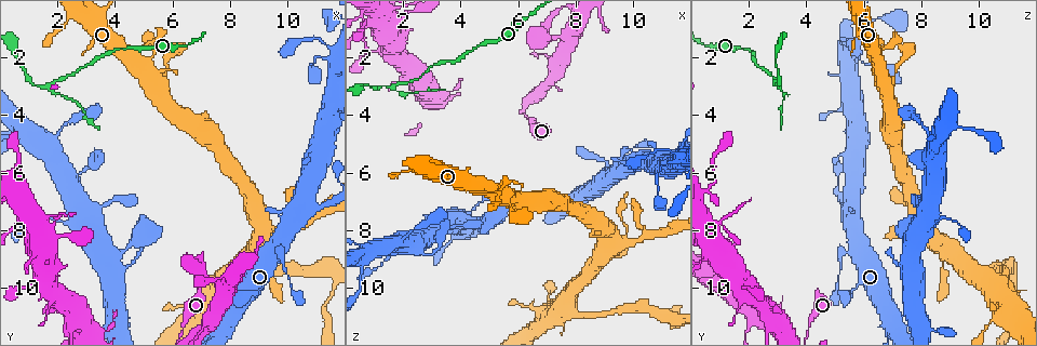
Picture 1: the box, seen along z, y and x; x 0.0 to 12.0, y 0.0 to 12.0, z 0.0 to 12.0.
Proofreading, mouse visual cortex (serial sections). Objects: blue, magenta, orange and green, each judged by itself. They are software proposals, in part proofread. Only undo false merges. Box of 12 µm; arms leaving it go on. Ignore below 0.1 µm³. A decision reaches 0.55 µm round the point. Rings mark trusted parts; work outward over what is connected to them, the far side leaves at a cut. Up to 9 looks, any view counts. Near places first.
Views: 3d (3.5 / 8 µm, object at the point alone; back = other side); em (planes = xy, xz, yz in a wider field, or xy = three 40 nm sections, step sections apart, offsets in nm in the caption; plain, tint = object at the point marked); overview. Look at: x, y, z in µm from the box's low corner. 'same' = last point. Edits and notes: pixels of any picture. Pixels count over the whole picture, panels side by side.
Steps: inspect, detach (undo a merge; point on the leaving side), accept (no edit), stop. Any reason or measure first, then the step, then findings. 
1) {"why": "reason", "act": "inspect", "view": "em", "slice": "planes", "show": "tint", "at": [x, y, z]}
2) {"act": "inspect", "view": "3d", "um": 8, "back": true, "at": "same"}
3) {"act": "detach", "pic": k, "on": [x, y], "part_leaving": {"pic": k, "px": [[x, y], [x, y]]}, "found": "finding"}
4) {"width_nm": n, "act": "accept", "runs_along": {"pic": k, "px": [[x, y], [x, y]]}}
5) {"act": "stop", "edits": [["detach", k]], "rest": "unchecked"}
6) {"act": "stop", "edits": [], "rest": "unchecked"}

{"why": "sudden change in width", "act": "inspect", "view": "3d", "um": 3.5, "back": true, "at": [11.3, 2.1, 5.6]}

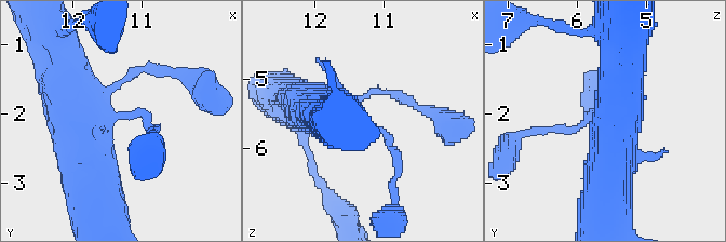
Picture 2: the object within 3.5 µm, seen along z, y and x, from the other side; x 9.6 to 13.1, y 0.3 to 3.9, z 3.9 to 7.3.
{"arm_widths_nm": [150, 700], "why": "shape alone is not enough", "act": "inspect", "view": "em", "slice": "xy", "step": 3, "show": "tint", "at": "same"}

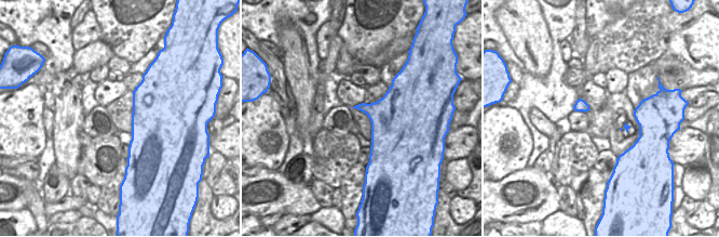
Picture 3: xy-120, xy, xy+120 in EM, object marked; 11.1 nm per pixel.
{"act": "accept", "runs_along": {"pic": 2, "px": [[325, 111], [379, 130], [395, 169]]}, "found": "all the same cell"}

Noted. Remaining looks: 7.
{"why": "small branch off a trunk", "act": "inspect", "view": "3d", "um": 3.5, "at": [5.7, 2.8, 7.0]}

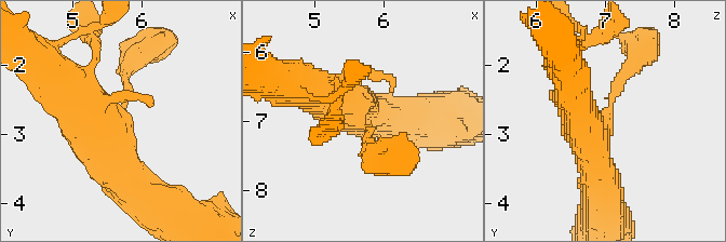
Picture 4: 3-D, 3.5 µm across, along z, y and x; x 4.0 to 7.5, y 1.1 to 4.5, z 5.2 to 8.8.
{"act": "inspect", "view": "em", "slice": "planes", "show": "plain", "at": [5.60, 2.75, 6.90]}

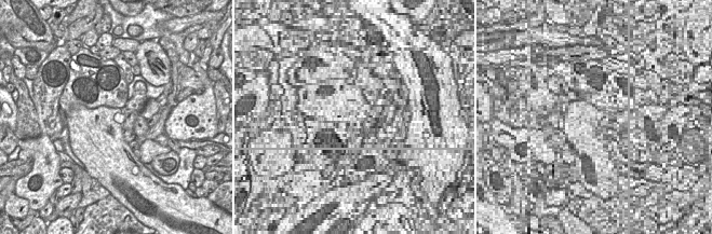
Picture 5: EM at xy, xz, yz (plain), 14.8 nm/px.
{"why": "with the object marked", "act": "inspect", "view": "em", "slice": "planes", "show": "tint", "at": "same"}

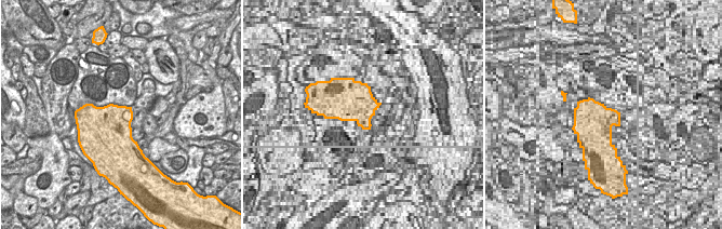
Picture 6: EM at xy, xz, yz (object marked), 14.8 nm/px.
{"act": "accept", "runs_along": {"pic": 4, "px": [[46, 75], [133, 187]]}, "found": "continuous, no second cell"}

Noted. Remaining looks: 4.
{"why": "narrows sharply", "act": "inspect", "view": "3d", "um": 3.5, "at": [4.2, 1.6, 1.9]}

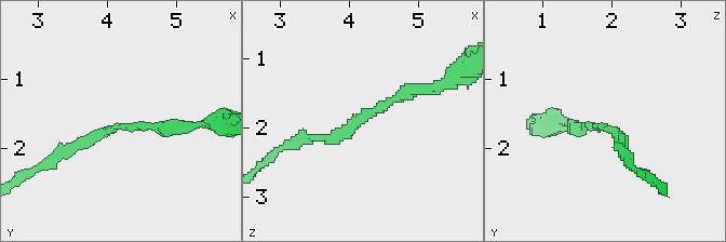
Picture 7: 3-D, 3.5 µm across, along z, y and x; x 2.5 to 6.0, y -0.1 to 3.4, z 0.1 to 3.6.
{"act": "accept", "runs_along": {"pic": 7, "px": [[422, 88], [336, 137], [299, 139]]}, "found": "continuous, no second cell"}

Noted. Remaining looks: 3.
{"why": "thin neck", "act": "inspect", "view": "3d", "um": 3.5, "at": [1.2, 2.9, 3.1]}

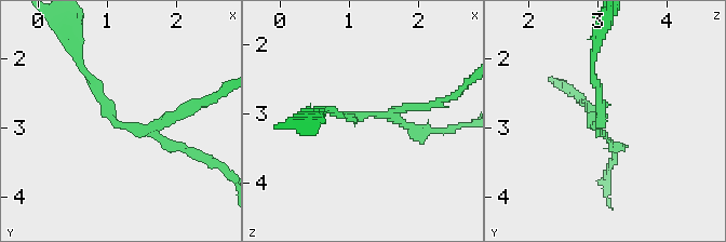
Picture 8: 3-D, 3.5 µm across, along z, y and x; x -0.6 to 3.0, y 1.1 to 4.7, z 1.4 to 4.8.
{"arm_widths_nm": [150, 150], "why": "need the tissue", "act": "inspect", "view": "em", "slice": "xy", "step": 3, "show": "tint", "at": [1.25, 2.95, 3.00]}

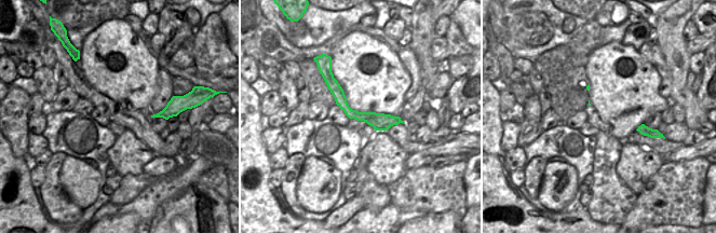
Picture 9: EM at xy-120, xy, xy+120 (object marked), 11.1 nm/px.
{"act": "detach", "pic": 8, "on": [185, 149], "part_leaving": {"pic": 8, "px": [[142, 131], [109, 115], [76, 61]]}, "found": "a second cell is stuck on"}

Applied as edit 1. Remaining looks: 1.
{"act": "stop", "edits": [["detach", 8]], "rest": "unchecked"}

